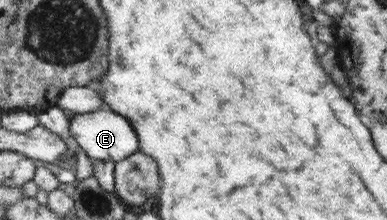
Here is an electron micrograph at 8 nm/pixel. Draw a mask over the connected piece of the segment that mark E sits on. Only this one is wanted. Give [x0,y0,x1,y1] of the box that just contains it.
[71,106,140,162]

